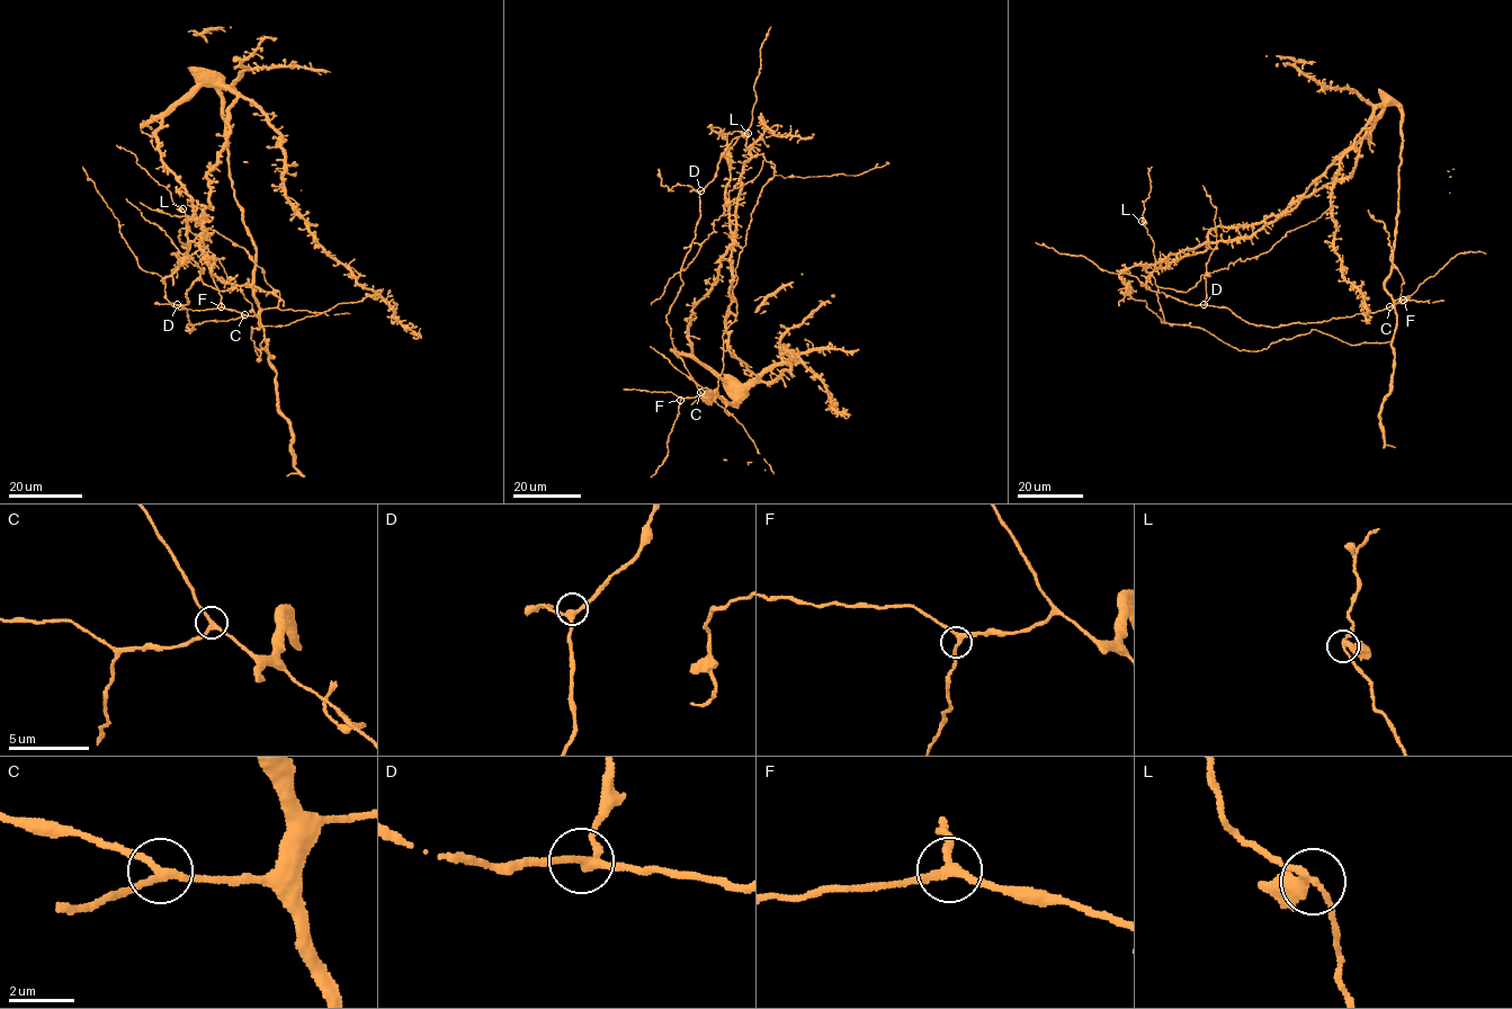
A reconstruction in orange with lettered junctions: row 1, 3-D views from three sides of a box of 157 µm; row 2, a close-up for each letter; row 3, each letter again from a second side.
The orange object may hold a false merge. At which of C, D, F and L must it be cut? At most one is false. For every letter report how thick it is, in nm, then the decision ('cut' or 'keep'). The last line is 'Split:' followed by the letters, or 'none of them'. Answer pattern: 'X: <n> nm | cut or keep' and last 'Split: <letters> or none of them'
C: 220 nm | keep
D: 240 nm | keep
F: 240 nm | keep
L: 200 nm | keep
Split: none of them

